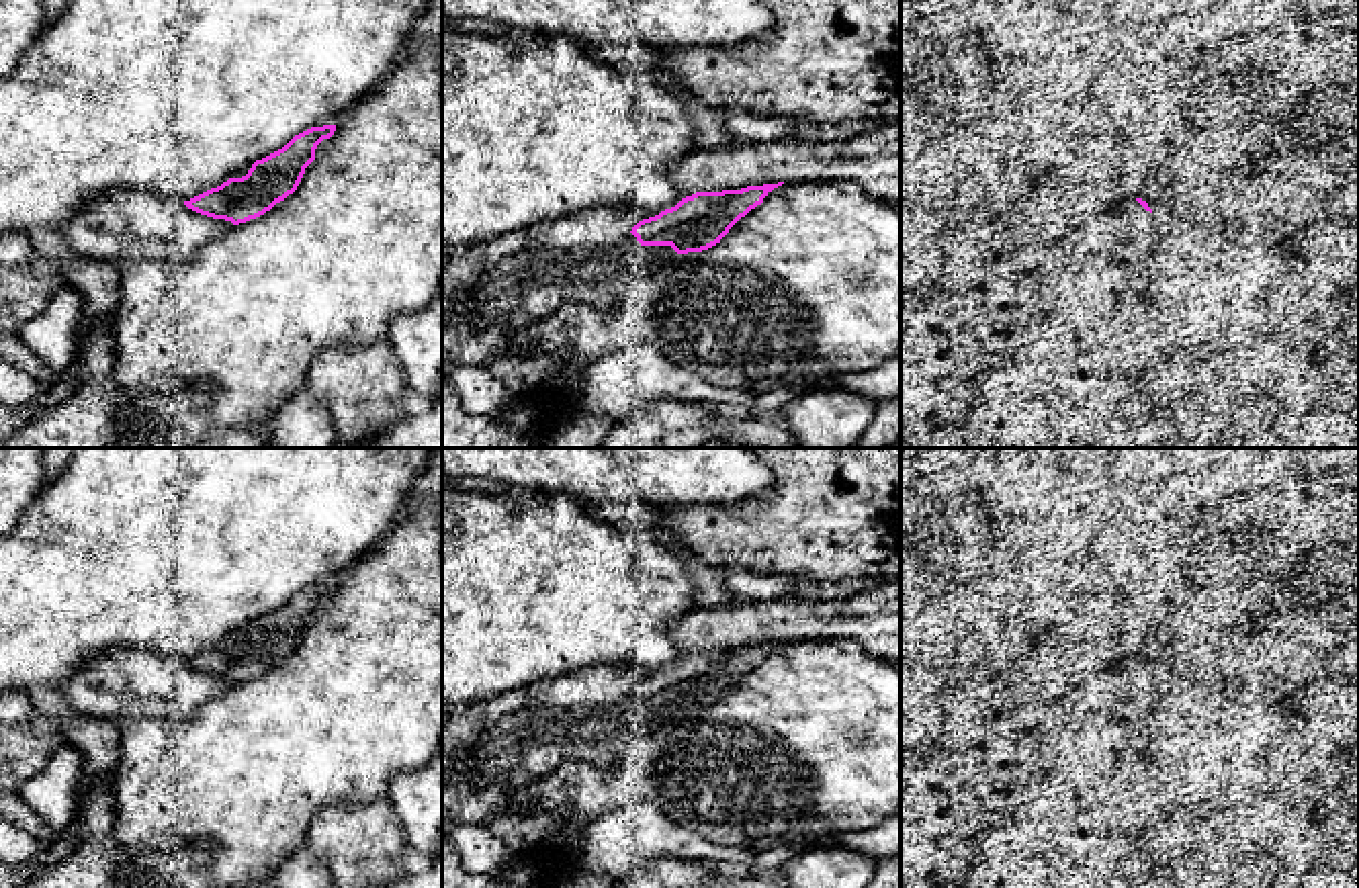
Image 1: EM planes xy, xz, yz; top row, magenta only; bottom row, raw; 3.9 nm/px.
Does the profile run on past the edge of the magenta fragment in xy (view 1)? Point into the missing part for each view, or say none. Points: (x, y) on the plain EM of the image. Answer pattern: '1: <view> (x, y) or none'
1: none

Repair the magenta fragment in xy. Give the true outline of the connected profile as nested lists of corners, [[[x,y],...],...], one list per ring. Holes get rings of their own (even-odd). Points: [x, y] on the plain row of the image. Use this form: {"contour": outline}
{"contour": [[[336,583],[311,585],[295,593],[282,608],[256,618],[246,634],[229,636],[184,663],[233,683],[256,677],[297,649],[305,626],[315,618],[317,604],[334,589]]]}

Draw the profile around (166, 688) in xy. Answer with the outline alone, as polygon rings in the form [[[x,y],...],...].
[[[151,649],[106,651],[76,671],[59,692],[86,716],[190,720],[201,704],[233,687],[231,679],[188,667]]]

